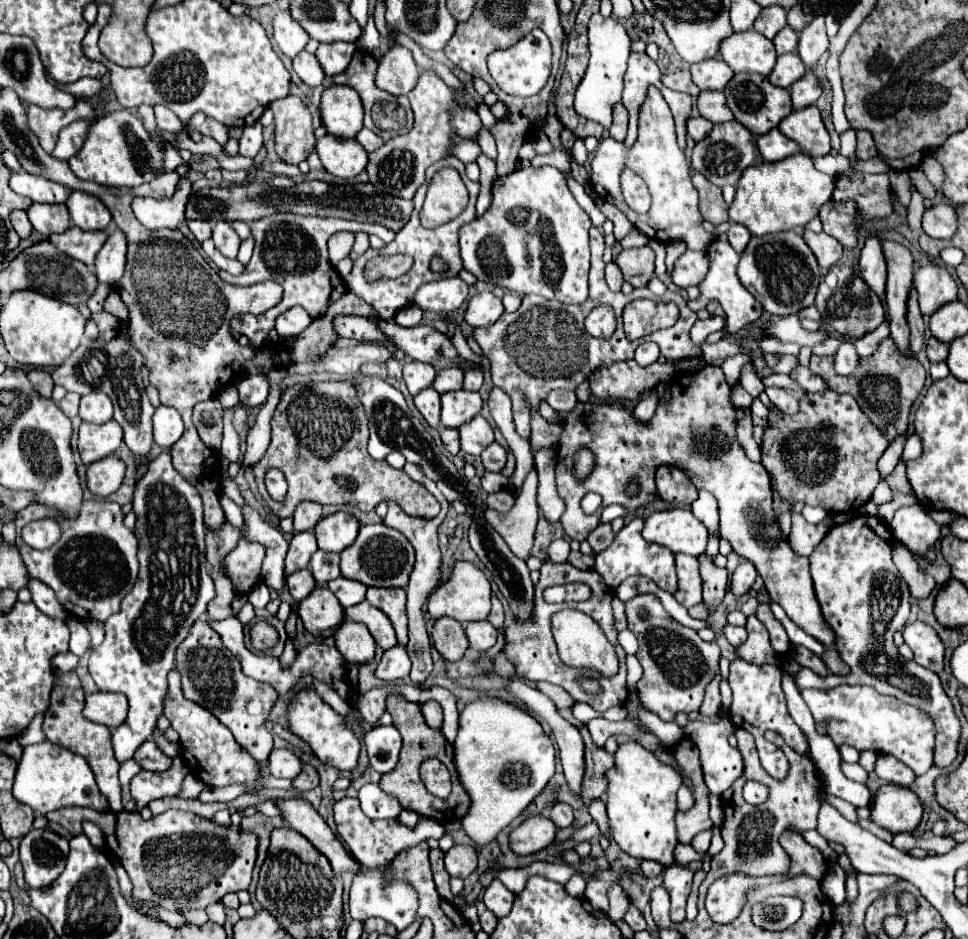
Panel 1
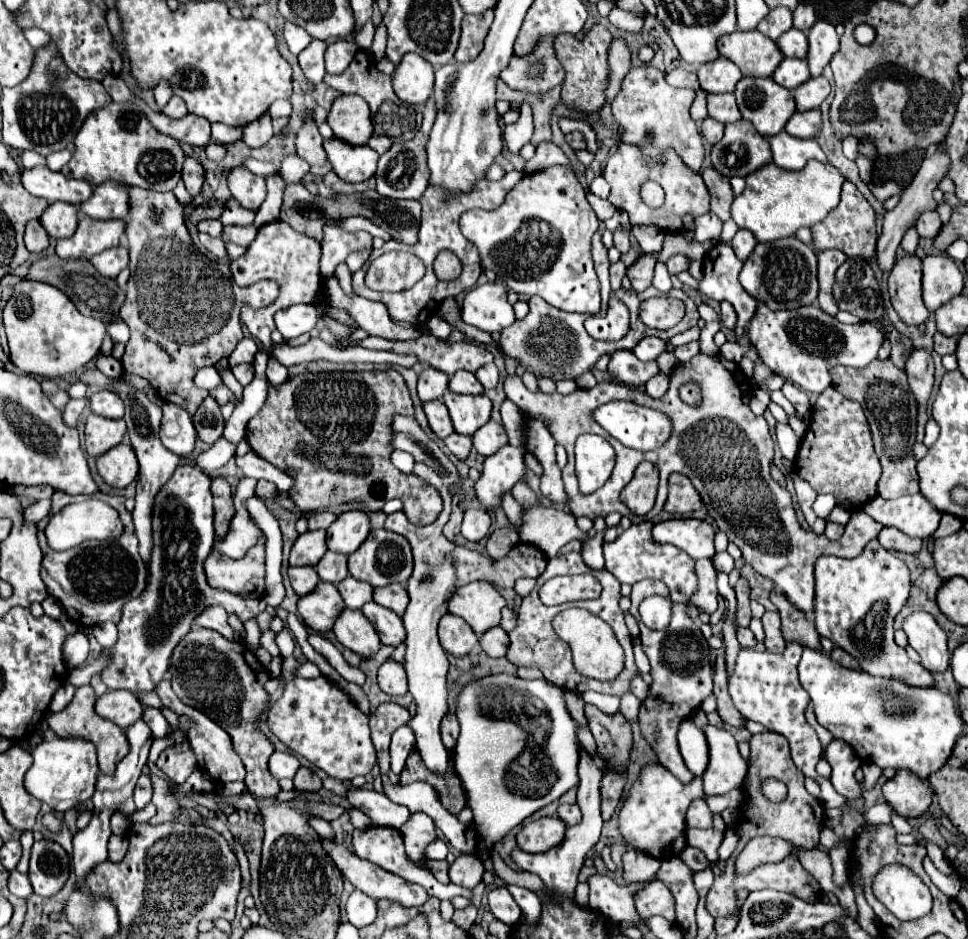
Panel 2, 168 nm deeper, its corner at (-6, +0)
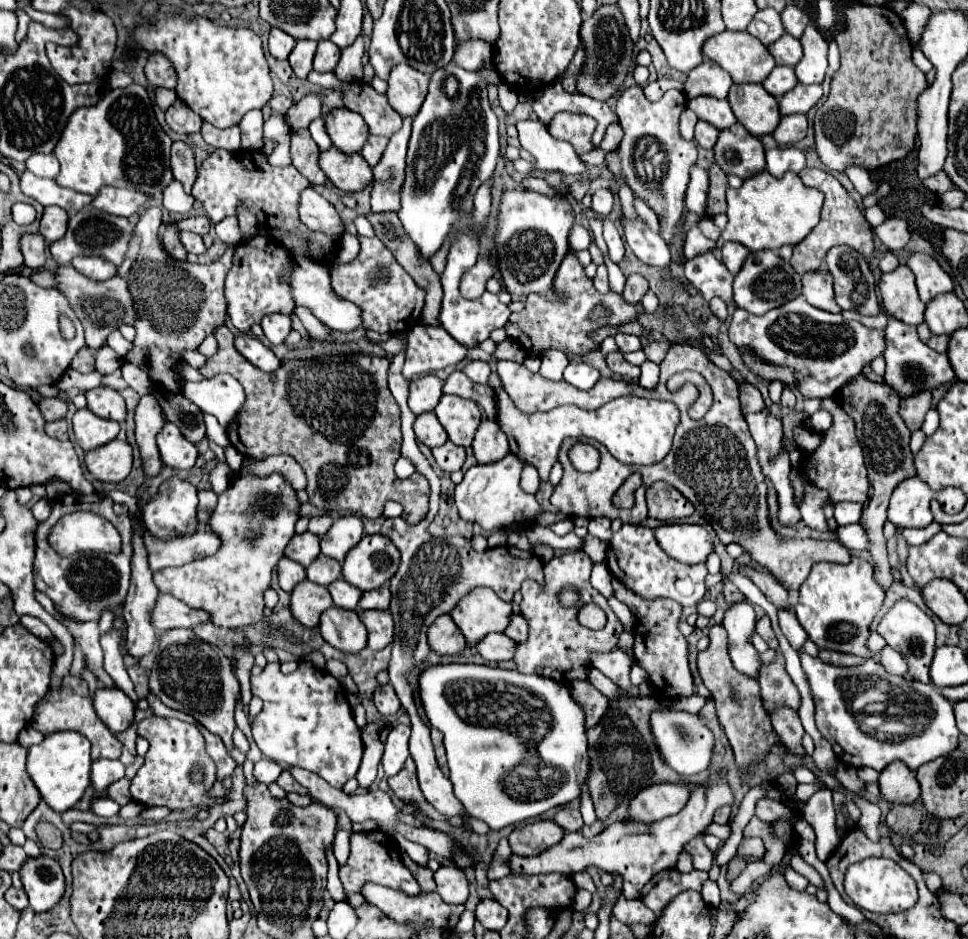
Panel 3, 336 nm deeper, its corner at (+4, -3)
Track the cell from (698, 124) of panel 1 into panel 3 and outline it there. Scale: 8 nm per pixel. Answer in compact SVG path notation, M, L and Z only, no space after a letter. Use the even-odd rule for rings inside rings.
M699 120L697 126L695 126L695 142L703 148L713 148L715 140L719 136L719 130L711 124L707 124L705 120Z

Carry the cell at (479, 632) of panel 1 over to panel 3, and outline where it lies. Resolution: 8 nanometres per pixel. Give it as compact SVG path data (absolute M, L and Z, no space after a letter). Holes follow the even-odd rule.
M487 634L481 642L477 642L477 652L487 660L487 662L501 662L501 660L511 660L515 654L515 642L507 638L505 634Z

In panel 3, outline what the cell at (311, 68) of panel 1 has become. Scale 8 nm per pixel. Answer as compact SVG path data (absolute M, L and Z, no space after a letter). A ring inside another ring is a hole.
M297 40L293 52L289 54L289 64L293 68L293 72L305 80L309 76L309 72L313 70L313 54L315 54L317 42L311 40Z

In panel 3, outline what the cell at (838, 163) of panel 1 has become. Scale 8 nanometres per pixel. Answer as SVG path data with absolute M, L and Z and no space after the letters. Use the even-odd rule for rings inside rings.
M777 146L765 152L767 156L767 172L775 178L783 178L787 170L801 172L805 168L805 154L795 146Z

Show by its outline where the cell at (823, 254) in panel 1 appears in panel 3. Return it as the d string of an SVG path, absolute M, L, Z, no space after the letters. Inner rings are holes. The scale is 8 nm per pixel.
M819 270L819 274L805 274L801 282L803 282L803 296L811 306L833 314L841 312L833 298L833 282L829 272Z

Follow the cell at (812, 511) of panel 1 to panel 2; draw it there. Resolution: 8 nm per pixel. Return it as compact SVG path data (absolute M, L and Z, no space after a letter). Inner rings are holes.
M835 506L827 518L827 521L833 521L845 526L848 523L850 516L851 513L849 511L840 506Z

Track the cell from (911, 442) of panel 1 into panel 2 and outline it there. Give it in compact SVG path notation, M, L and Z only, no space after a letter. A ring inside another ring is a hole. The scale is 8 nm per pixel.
M929 419L927 427L925 427L925 439L923 439L923 443L927 447L931 447L937 441L937 437L939 437L939 425L935 423L935 419Z

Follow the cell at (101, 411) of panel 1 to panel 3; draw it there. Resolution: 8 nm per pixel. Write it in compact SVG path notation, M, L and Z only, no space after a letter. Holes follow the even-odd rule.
M99 386L89 390L87 394L87 408L105 420L123 422L125 420L125 400L109 386Z

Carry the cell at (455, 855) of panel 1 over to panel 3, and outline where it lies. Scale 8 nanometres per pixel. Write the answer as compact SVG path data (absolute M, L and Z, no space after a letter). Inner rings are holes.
M455 864L441 866L435 872L435 882L437 882L437 894L449 902L449 904L463 904L469 896L469 882L463 872L463 868Z

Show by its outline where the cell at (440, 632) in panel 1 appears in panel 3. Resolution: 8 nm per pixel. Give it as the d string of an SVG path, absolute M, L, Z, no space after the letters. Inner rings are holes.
M449 614L439 616L427 632L429 638L429 646L433 652L443 654L443 656L455 656L461 654L465 648L465 638L461 634L461 630L455 626L455 622L451 620Z

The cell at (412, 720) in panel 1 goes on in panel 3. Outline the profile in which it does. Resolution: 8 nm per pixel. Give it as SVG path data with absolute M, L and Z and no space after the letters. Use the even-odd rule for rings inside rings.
M407 760L403 770L397 776L389 778L389 786L391 786L391 790L395 792L395 796L399 800L403 800L403 802L415 802L427 818L431 818L431 820L445 820L447 822L447 818L443 818L435 808L431 808L429 802L423 798L423 794L419 790L419 782L417 782L413 760Z

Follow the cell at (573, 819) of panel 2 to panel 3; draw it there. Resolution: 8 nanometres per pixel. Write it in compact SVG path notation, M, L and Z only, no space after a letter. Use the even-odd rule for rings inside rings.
M561 808L555 814L555 822L567 832L577 832L583 826L583 818L581 818L579 810L573 810L573 808Z

